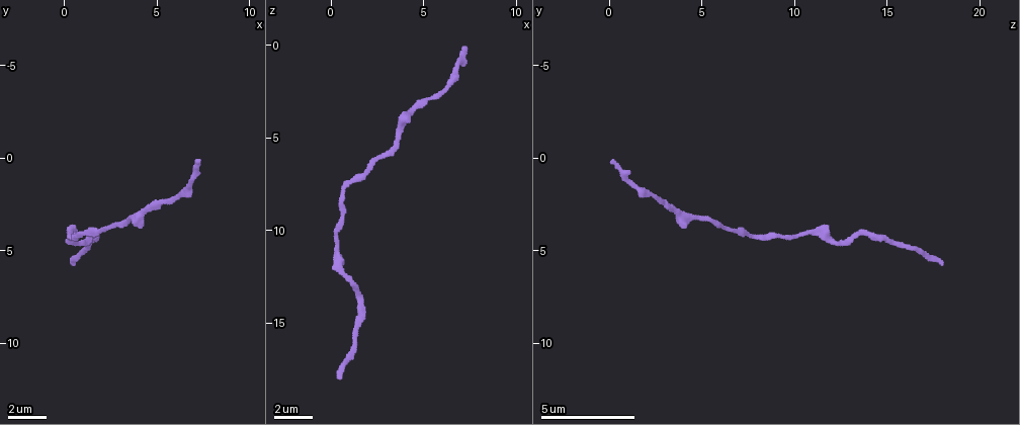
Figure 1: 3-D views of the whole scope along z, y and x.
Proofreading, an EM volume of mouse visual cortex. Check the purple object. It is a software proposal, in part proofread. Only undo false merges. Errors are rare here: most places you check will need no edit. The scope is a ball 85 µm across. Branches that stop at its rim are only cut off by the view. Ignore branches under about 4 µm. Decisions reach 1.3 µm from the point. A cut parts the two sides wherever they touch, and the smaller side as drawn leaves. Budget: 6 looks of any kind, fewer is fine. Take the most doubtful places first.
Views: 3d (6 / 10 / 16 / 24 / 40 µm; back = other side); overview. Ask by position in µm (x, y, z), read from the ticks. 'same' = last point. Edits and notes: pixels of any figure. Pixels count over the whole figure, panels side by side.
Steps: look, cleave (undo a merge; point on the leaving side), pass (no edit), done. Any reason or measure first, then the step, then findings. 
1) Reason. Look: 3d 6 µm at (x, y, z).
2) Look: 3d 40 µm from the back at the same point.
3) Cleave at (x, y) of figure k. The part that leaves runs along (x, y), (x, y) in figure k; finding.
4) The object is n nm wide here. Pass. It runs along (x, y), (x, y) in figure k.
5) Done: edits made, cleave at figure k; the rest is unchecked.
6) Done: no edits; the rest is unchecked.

Thick turns thin. Look: 3d 6 µm at (0.8, 4.6, 12.4).

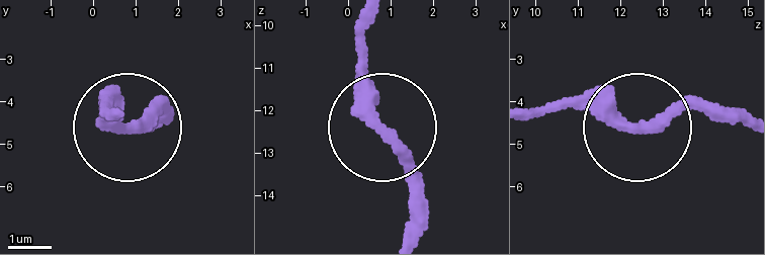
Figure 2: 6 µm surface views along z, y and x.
Pass. It runs along (366, 19), (359, 95), (421, 211) in figure 2; all the same neuron.

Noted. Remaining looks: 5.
Thick turns thin. Look: 3d 10 µm at (4.8, 2.6, 3.3).

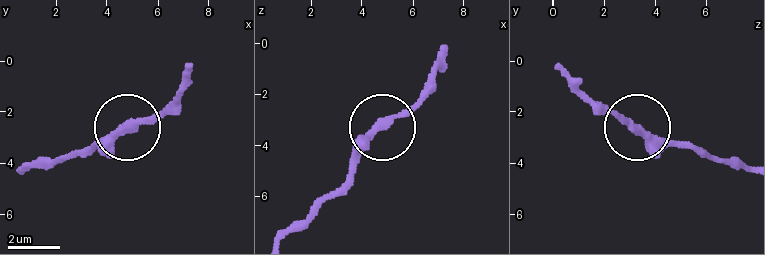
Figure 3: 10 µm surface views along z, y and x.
Look: 3d 6 µm at (4.8, 2.6, 3.2).

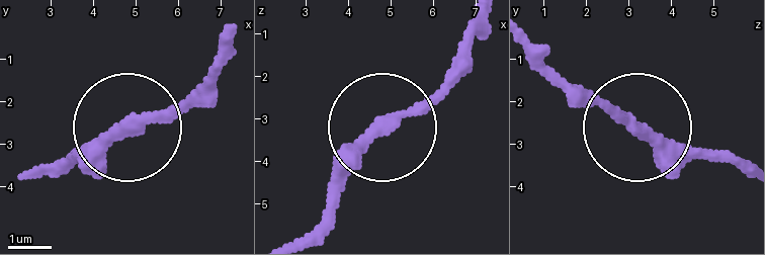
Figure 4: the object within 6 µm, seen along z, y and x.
The object is 290 nm wide here. Pass. Continuous, no second neuron.

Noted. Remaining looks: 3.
Look: 3d 16 µm at (0.7, 4.2, 7.7).

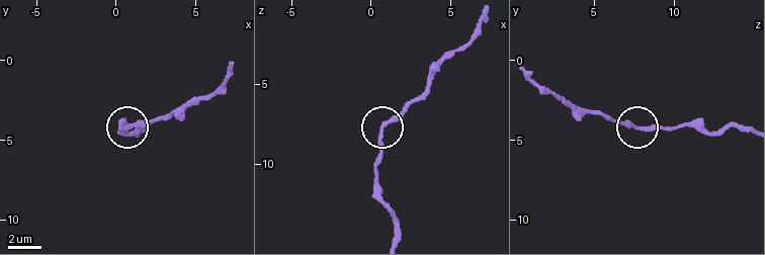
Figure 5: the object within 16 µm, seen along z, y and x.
The object is 210 nm wide here. Pass. Continuous, no second neuron.

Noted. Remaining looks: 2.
Done: no edits; the rest is unchecked.

